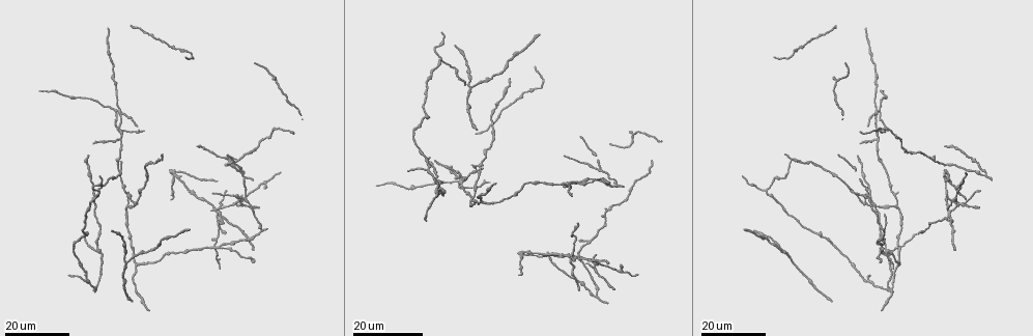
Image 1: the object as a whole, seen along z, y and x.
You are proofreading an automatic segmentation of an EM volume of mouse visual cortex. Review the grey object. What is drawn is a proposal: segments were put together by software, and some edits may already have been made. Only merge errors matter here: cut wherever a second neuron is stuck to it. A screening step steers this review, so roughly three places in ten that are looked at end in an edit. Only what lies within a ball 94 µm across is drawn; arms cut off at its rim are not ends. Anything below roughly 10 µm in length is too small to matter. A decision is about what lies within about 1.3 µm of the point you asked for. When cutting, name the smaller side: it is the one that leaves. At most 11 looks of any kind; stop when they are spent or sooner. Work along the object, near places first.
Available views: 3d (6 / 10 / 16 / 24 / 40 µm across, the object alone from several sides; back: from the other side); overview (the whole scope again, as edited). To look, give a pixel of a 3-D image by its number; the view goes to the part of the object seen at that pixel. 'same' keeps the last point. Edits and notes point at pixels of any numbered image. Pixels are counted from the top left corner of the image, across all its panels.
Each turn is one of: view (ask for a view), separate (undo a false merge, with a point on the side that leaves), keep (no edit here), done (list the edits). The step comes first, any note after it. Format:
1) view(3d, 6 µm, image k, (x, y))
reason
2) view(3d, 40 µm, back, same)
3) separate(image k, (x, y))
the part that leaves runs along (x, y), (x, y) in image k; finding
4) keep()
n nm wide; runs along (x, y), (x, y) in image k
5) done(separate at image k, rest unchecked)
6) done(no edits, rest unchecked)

view(3d, 16 µm, image 1, (473, 85))
branch point

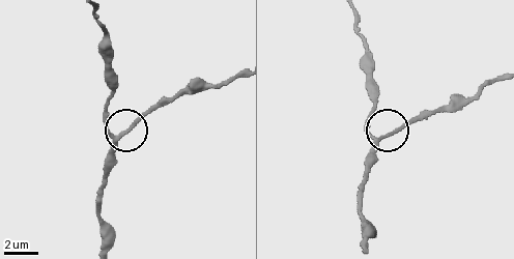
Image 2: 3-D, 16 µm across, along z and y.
view(3d, 6 µm, image 2, (379, 138))
zoom in

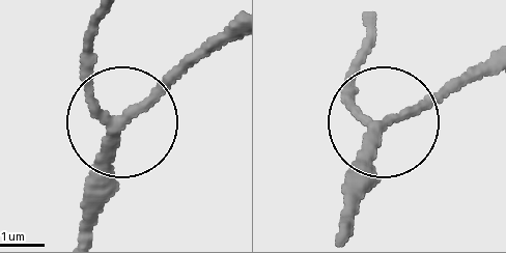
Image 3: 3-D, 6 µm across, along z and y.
keep()
side arm 18 µm; all the same neuron

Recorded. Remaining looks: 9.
view(3d, 24 µm, image 1, (213, 246))
four-way junction

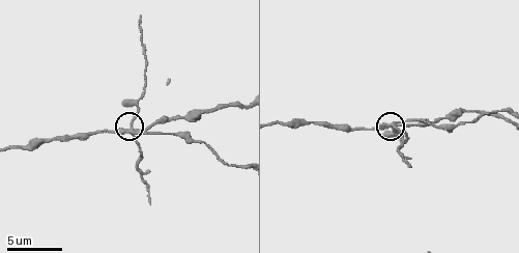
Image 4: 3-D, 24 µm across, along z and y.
view(3d, 6 µm, image 4, (132, 130))

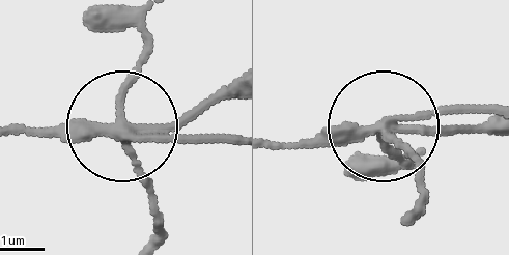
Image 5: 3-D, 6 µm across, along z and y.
separate(image 5, (150, 186))
240 nm wide; the part that leaves runs along (125, 123), (147, 16) in image 5; two neurons meet here

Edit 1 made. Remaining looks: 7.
view(overview)

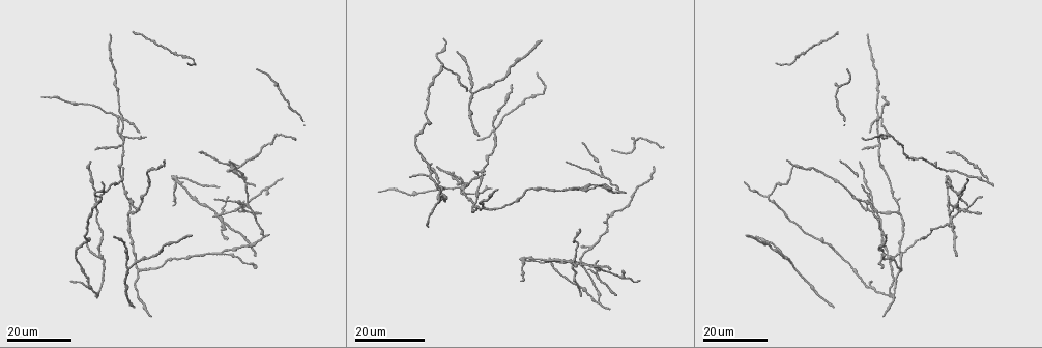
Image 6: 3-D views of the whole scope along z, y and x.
view(3d, 16 µm, image 6, (620, 191))
sudden change in width

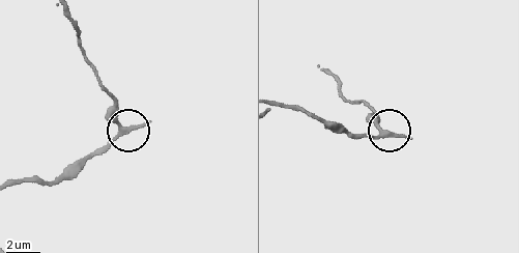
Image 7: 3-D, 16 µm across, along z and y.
view(3d, 10 µm, image 7, (119, 132))

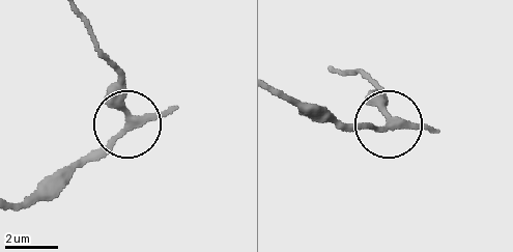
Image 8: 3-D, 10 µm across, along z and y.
keep()
one neuron here

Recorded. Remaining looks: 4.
view(3d, 16 µm, image 6, (121, 143))
a fork

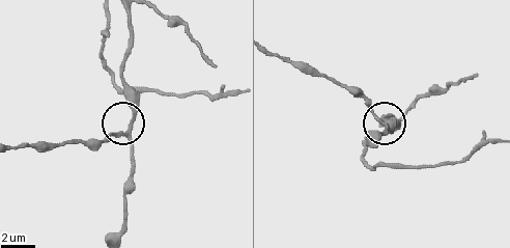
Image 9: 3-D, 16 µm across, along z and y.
view(3d, 10 µm, image 9, (125, 133))

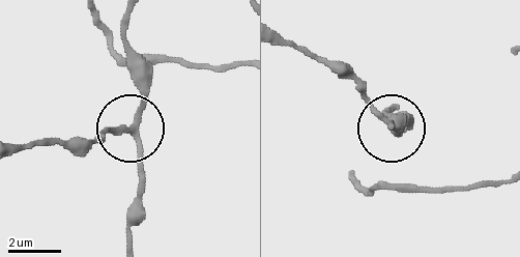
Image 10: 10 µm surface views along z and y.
keep()
200 nm wide; continuous, no second neuron

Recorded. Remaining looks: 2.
done(separate at image 5, rest unchecked)

